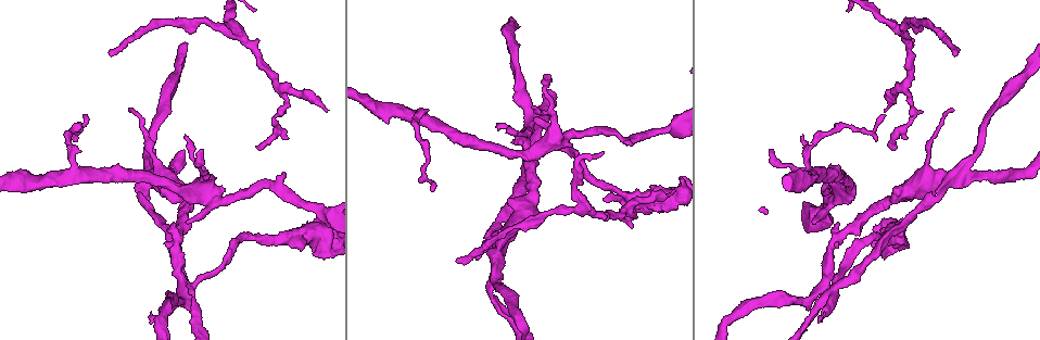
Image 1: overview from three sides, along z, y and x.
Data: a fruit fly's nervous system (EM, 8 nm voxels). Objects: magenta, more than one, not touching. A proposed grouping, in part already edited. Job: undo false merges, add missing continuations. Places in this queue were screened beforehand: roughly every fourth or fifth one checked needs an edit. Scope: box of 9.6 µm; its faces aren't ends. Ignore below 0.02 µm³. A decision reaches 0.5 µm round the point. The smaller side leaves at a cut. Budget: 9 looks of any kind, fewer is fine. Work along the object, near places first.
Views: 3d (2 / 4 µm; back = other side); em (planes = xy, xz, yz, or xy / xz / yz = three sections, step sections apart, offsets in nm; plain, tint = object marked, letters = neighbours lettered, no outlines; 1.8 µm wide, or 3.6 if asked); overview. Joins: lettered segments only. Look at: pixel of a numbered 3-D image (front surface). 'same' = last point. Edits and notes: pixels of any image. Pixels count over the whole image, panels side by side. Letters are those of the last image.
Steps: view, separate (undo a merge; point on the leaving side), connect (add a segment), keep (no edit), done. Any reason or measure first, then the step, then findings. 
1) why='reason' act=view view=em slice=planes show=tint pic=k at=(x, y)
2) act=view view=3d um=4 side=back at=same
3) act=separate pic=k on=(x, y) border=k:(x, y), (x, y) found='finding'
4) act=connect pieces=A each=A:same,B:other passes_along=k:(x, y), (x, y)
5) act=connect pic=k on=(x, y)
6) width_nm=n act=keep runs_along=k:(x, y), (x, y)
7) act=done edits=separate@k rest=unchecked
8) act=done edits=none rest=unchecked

why='an open end' act=view view=em slice=planes show=letters pic=1 at=(894, 145)

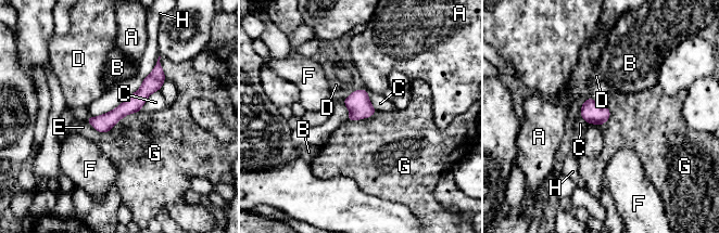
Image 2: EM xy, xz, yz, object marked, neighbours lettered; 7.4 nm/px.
width_nm=140 longest_contact=G:240nm act=keep each=A:other,B:other,C:other,D:other,E:other,F:other,G:other,H:other found='none of them fits'

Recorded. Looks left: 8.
why='branch stops here' act=view view=3d um=2 pic=1 at=(631, 141)

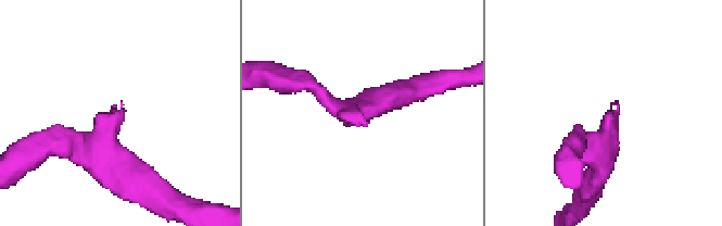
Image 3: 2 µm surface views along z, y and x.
why='need the tissue' act=view view=em slice=xz step=8 show=tint pic=3 at=(365, 123)

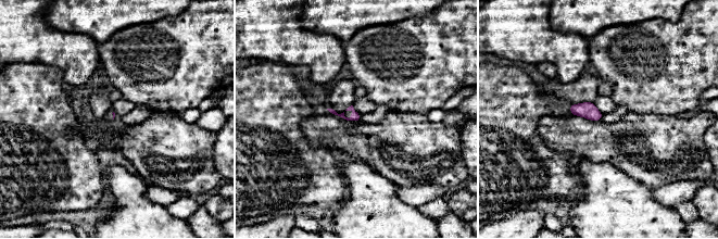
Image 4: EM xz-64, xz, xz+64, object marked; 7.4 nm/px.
act=view view=em slice=planes show=letters at=same

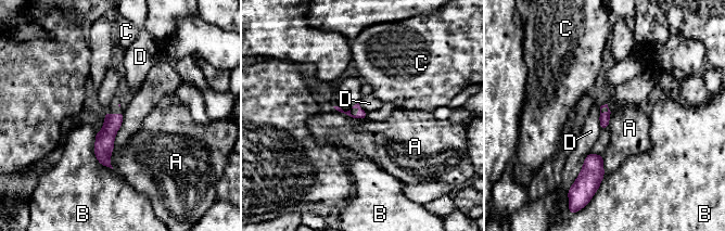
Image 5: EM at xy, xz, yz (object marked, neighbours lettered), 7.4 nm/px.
longest_contact=B:300nm act=keep each=A:other,B:other,C:other,D:other border=5:(332, 106), (353, 117), (365, 119) found='none of them fits'

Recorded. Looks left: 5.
why='branch stops here' act=view view=em slice=yz step=4 show=tint pic=1 at=(675, 190)

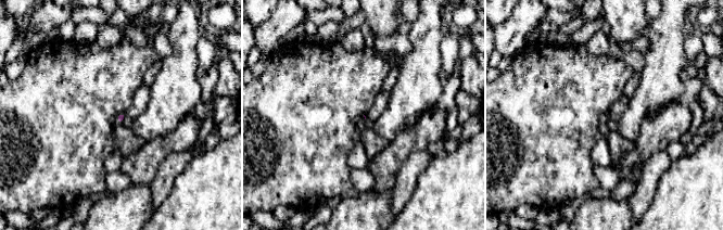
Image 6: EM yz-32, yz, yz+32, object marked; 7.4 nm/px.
act=view view=em slice=xz step=4 show=letters at=same

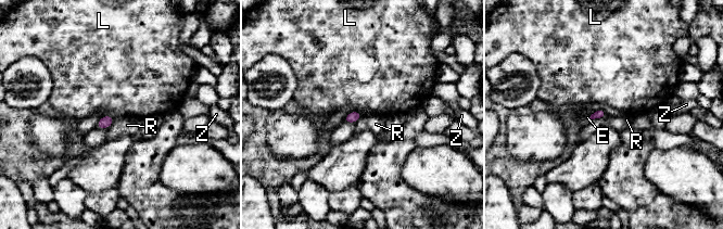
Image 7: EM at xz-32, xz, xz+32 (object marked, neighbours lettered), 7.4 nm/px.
act=keep each=E:other,L:other,R:other,Z:other found='none of them fits'

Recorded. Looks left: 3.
why='a fork' act=view view=em um=3.6 slice=planes show=tint pic=1 at=(584, 204)

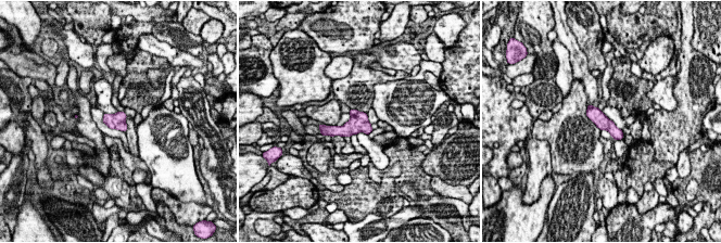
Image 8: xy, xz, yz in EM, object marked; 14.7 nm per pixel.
act=view view=em um=3.6 slice=planes show=letters at=same

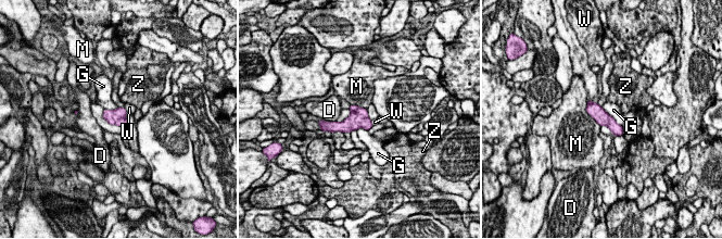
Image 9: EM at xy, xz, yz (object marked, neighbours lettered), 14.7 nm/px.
act=keep each=D:other,G:other,M:other,W:other,Z:other border=9:(600, 107), (621, 126) found='all the same cell'

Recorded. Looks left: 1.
act=done edits=none rest=unchecked

